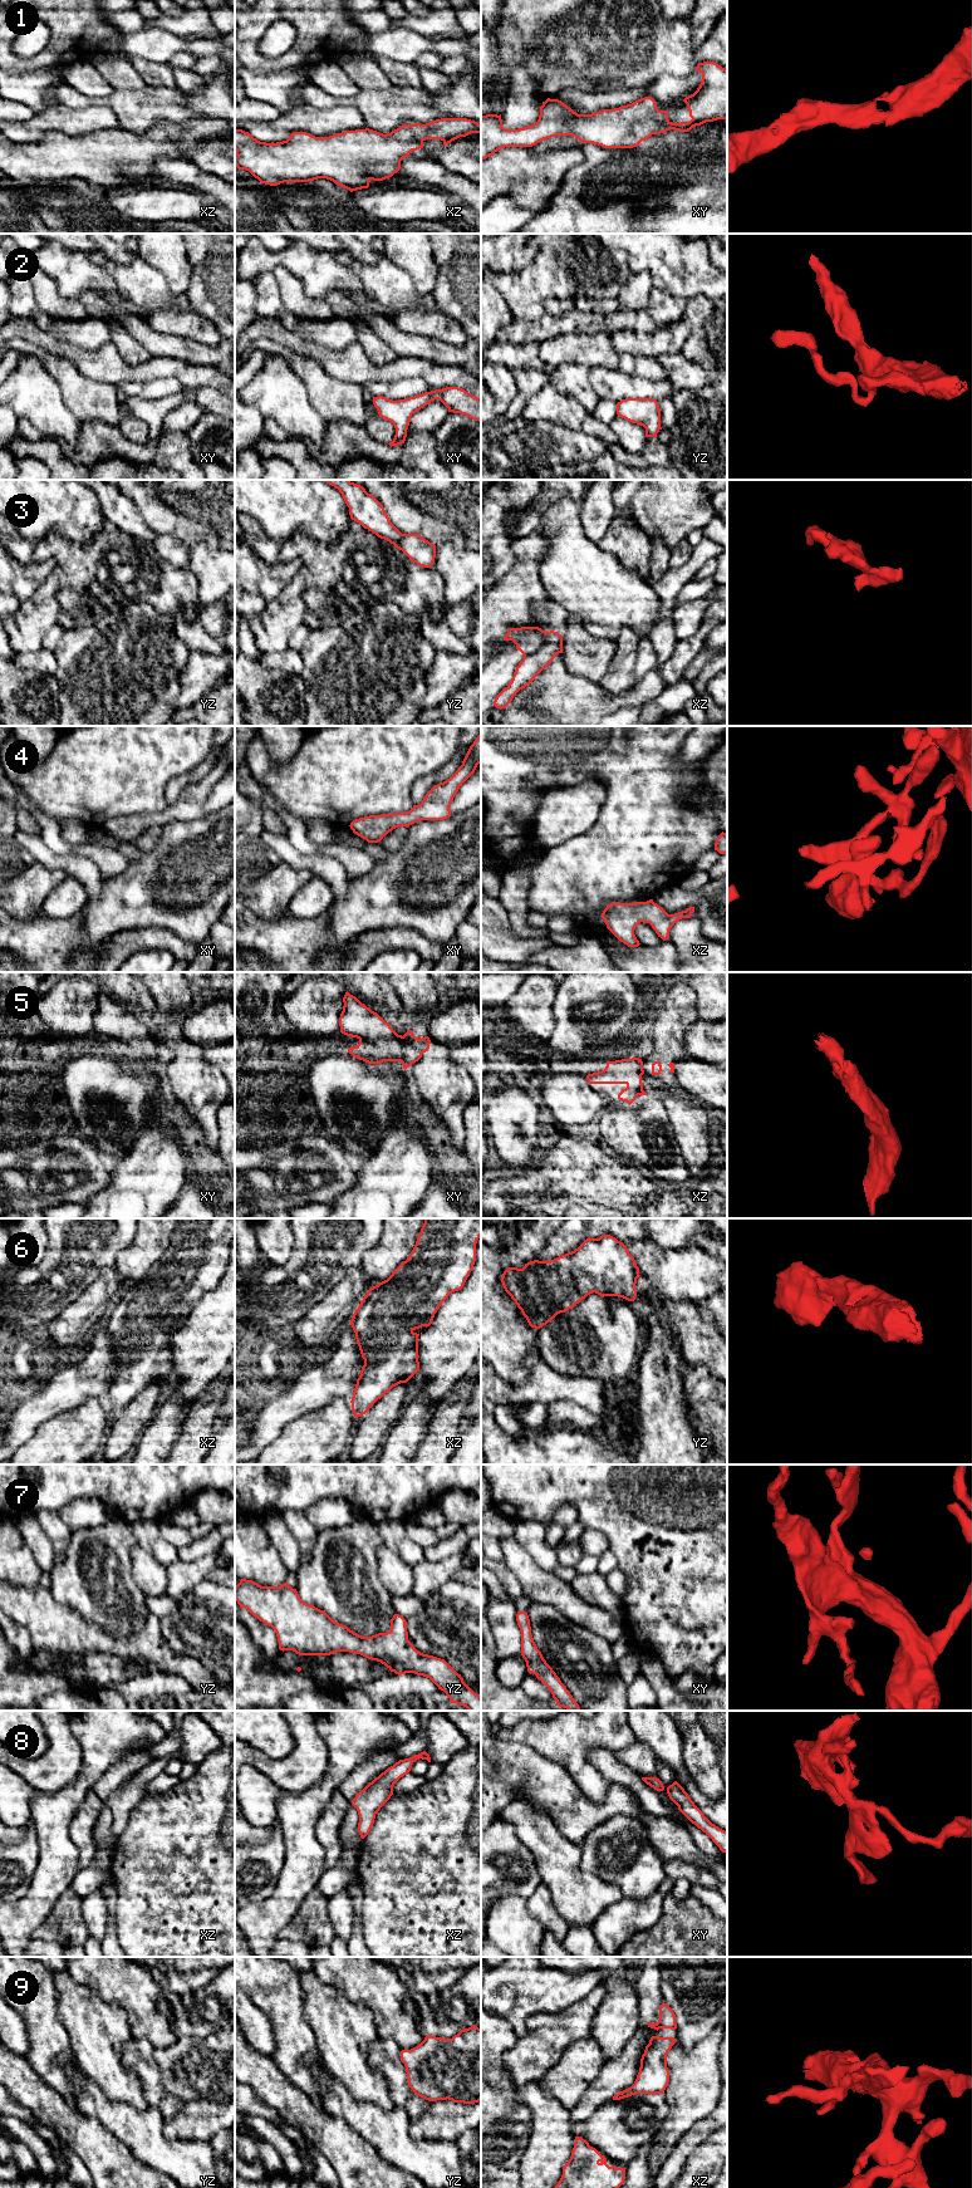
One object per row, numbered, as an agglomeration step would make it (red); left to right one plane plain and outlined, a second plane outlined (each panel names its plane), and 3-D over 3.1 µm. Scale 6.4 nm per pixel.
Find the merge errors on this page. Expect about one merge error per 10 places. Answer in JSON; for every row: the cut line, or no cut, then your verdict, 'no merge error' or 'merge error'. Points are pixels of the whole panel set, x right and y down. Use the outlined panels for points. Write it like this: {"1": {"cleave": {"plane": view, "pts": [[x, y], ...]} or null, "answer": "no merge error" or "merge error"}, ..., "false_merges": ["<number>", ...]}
{"1": {"cleave": null, "answer": "no merge error"}, "2": {"cleave": null, "answer": "no merge error"}, "3": {"cleave": {"plane": "xz", "pts": [[549, 632], [545, 641], [524, 657]]}, "answer": "merge error"}, "4": {"cleave": null, "answer": "no merge error"}, "5": {"cleave": null, "answer": "no merge error"}, "6": {"cleave": null, "answer": "no merge error"}, "7": {"cleave": null, "answer": "no merge error"}, "8": {"cleave": null, "answer": "no merge error"}, "9": {"cleave": null, "answer": "no merge error"}, "false_merges": ["3"]}

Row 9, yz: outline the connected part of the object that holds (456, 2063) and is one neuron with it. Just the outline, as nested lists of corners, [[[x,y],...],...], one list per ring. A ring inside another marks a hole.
[[[477,2026],[463,2028],[452,2039],[426,2035],[418,2046],[401,2051],[401,2061],[406,2066],[408,2086],[417,2096],[428,2101],[481,2101],[481,2028]]]

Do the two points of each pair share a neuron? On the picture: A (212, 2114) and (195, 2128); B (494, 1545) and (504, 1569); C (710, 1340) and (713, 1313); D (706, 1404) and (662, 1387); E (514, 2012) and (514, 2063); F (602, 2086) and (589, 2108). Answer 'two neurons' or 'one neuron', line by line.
A: one neuron
B: two neurons
C: two neurons
D: two neurons
E: two neurons
F: one neuron

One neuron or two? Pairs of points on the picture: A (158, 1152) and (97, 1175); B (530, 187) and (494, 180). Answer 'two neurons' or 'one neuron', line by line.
A: two neurons
B: one neuron

